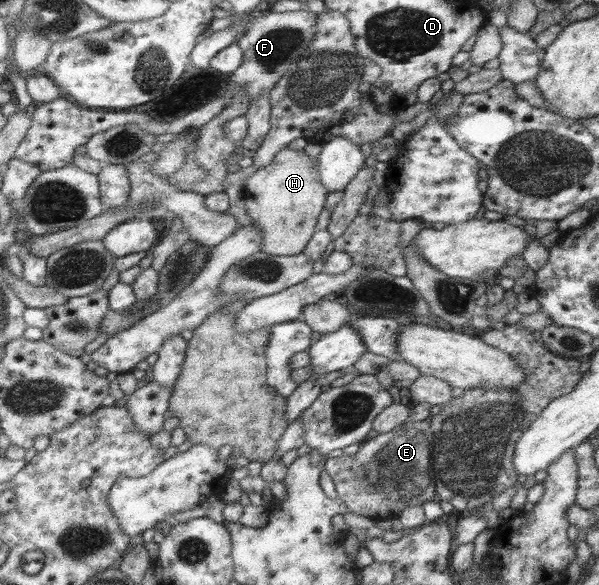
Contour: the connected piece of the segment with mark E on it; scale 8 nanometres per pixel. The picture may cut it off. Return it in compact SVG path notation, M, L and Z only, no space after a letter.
M408 417L402 425L360 442L354 455L326 459L323 470L331 477L336 498L340 498L348 512L366 516L370 521L385 520L396 517L405 507L434 499L429 422L429 418L416 421Z

